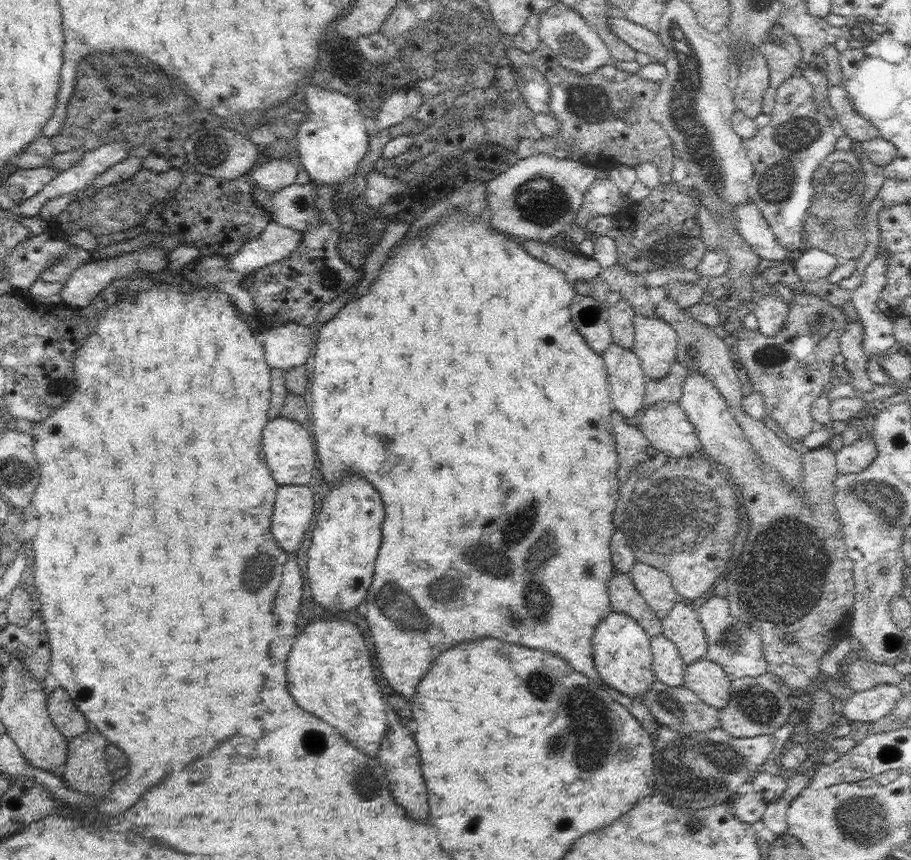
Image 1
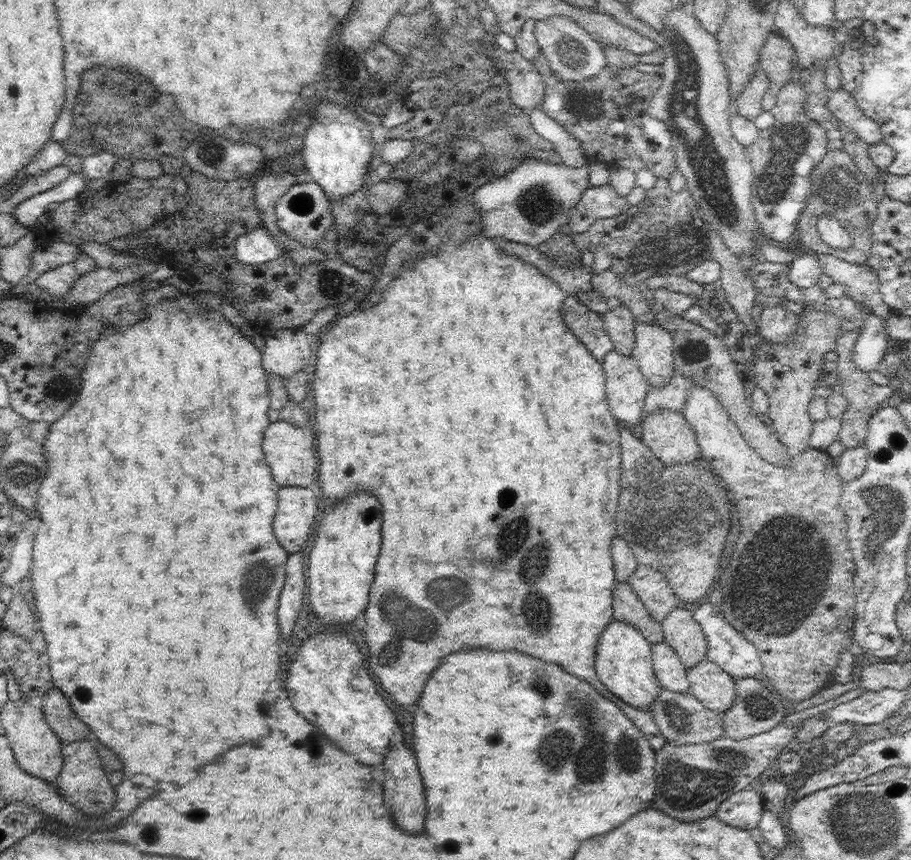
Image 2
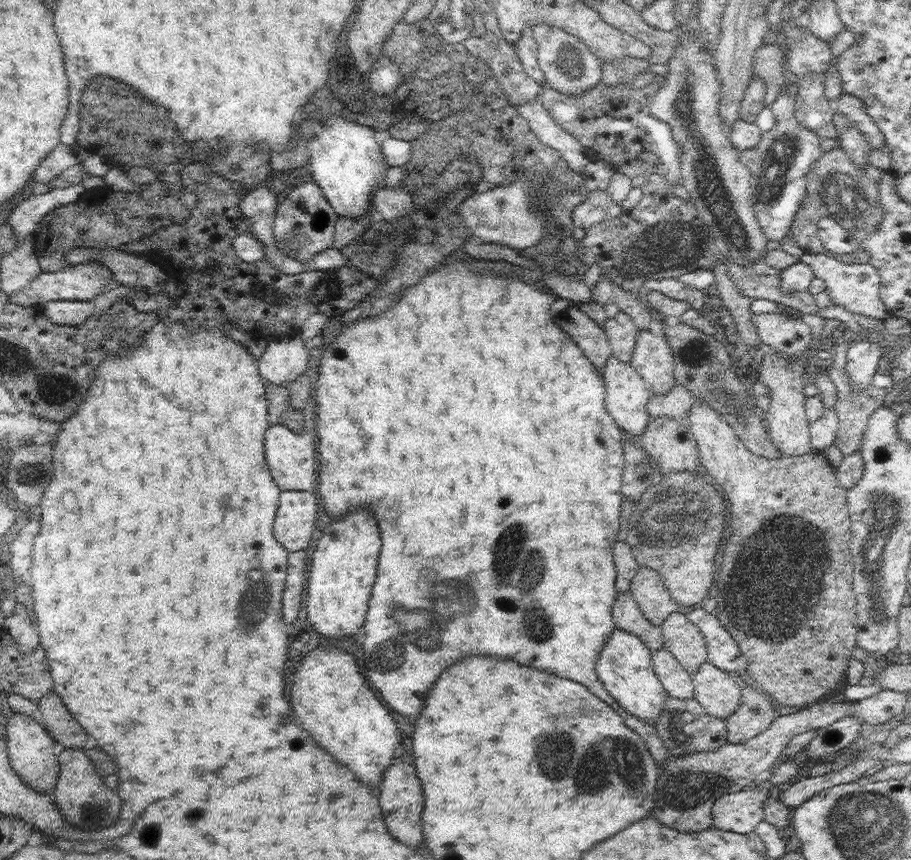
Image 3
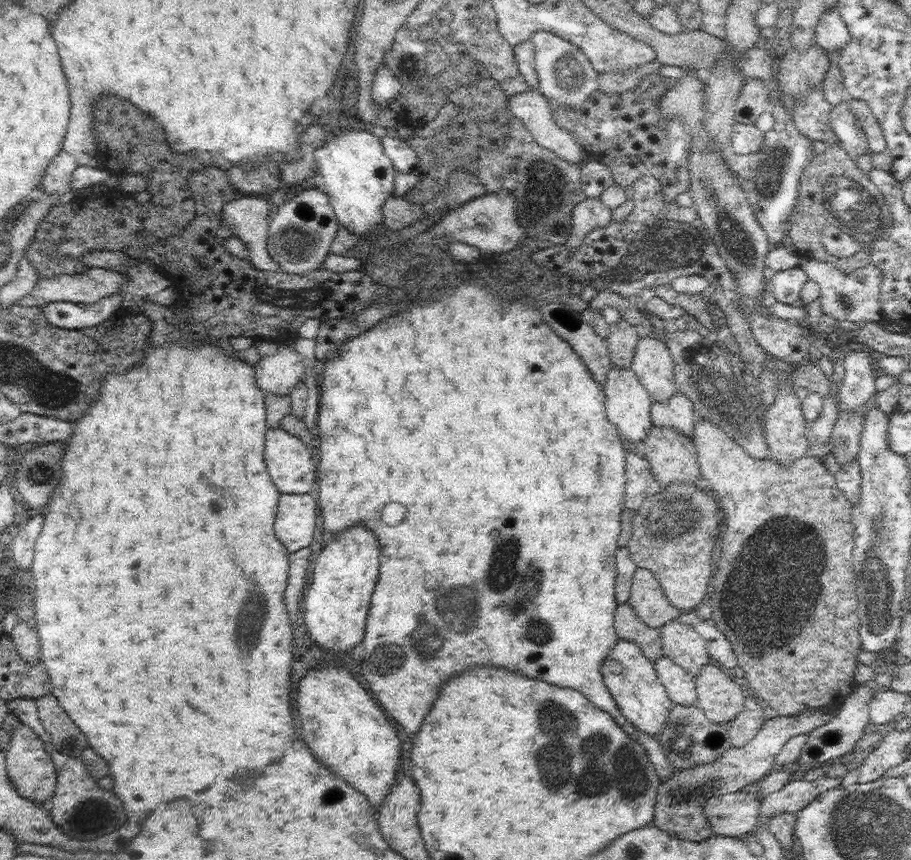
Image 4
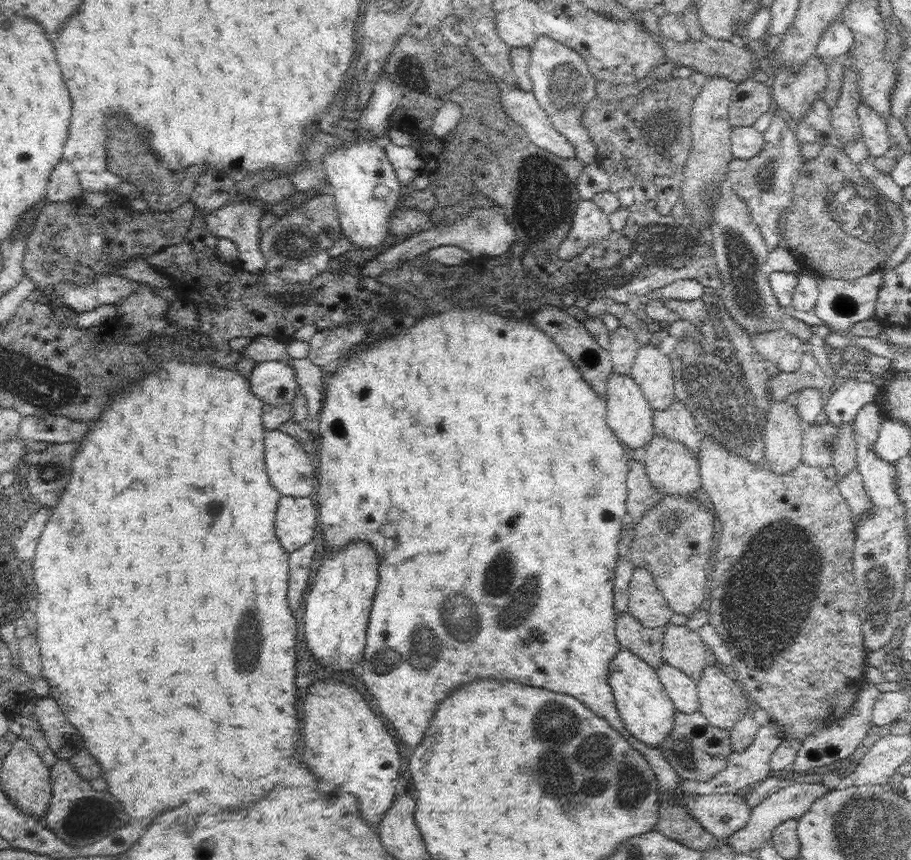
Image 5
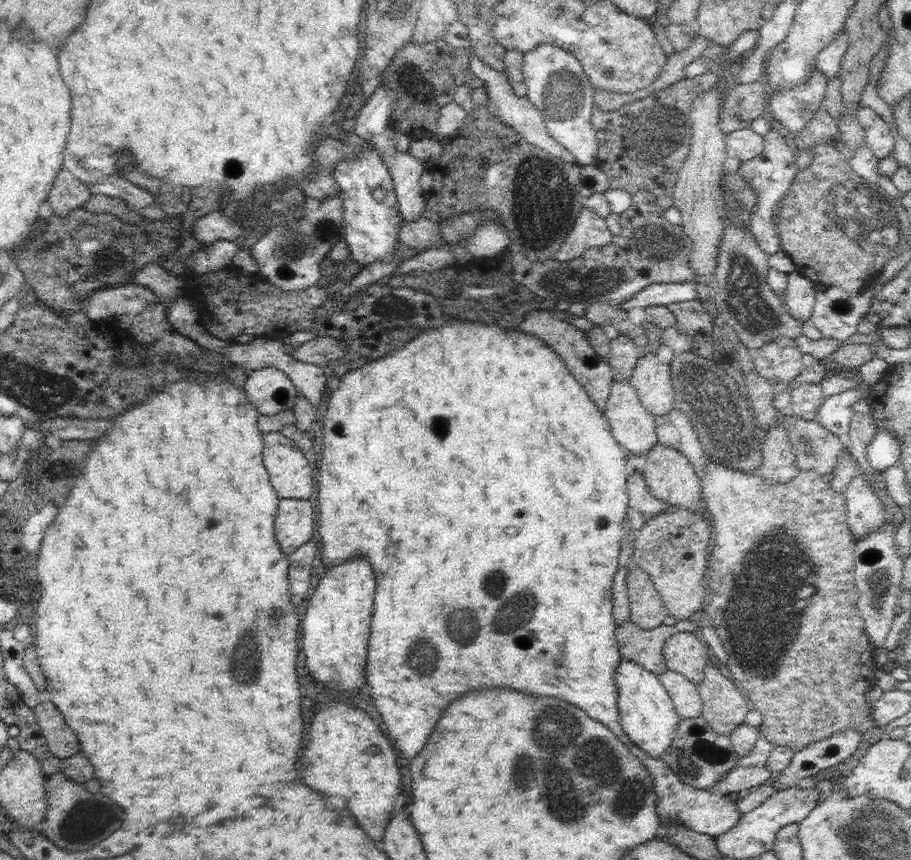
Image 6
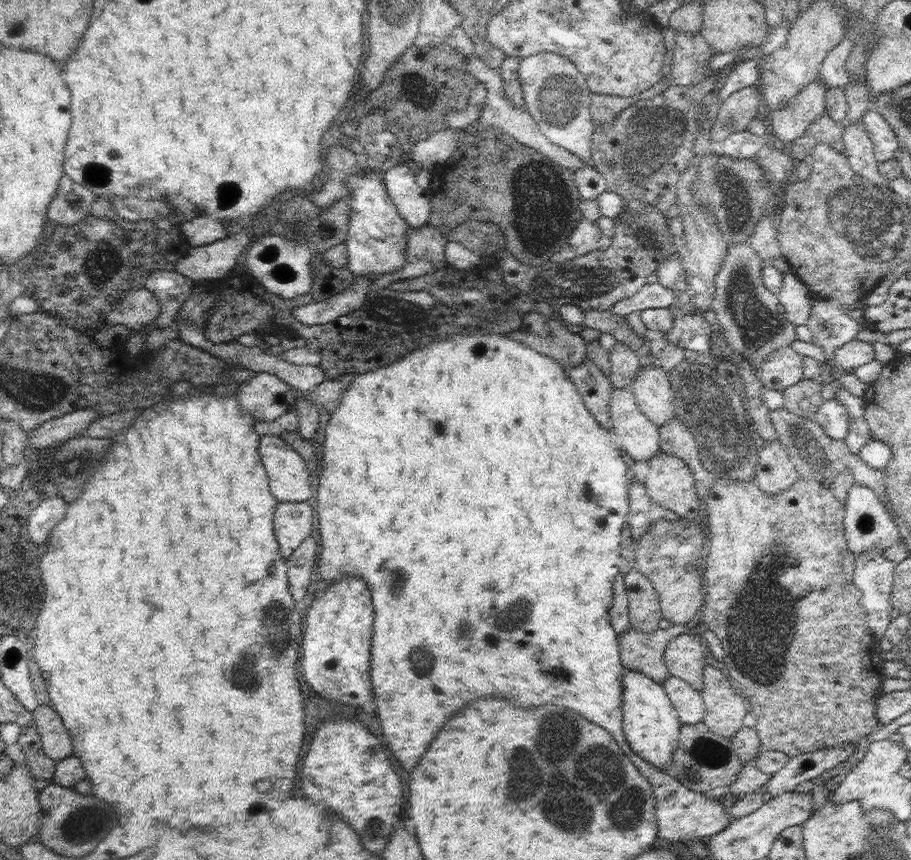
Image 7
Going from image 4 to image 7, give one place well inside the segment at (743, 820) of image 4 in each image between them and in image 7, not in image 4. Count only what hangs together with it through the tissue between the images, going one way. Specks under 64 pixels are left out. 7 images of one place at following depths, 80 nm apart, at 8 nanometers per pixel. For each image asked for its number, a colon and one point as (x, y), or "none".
5: (721, 815)
6: (470, 459)
7: (474, 466)

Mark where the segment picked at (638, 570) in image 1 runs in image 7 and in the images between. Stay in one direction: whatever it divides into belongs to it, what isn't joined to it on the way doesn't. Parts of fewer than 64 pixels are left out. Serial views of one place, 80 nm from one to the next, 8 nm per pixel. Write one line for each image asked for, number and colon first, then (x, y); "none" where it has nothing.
2: (651, 585)
3: (649, 591)
4: (648, 599)
5: (646, 603)
6: (647, 609)
7: (645, 613)

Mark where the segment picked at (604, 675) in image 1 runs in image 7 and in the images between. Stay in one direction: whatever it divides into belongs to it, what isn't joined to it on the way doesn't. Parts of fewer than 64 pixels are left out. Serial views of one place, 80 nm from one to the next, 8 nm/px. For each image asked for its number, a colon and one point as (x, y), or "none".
2: (623, 659)
3: (625, 667)
4: (630, 677)
5: (646, 710)
6: (648, 716)
7: (650, 723)

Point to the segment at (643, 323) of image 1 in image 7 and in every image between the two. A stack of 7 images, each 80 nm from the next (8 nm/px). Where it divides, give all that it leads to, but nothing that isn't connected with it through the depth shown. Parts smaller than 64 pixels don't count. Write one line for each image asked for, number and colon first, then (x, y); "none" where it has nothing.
2: (653, 351)
3: (652, 357)
4: (653, 364)
5: (653, 372)
6: (652, 380)
7: (652, 388)

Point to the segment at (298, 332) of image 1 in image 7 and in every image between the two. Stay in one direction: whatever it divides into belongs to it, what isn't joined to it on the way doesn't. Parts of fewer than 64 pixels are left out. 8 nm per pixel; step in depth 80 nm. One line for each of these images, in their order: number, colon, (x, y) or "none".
2: (286, 351)
3: (286, 357)
4: (279, 374)
5: (274, 382)
6: (268, 389)
7: (265, 396)

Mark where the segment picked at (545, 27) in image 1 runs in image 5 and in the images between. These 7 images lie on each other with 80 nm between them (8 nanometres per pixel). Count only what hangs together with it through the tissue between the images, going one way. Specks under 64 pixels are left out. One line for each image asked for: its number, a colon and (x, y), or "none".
2: (573, 54)
3: (569, 67)
4: (565, 75)
5: (562, 84)

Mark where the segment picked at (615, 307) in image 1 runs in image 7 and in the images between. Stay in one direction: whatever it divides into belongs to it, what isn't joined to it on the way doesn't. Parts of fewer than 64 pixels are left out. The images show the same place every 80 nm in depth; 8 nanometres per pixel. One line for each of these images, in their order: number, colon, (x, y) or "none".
2: (620, 323)
3: (621, 332)
4: (623, 339)
5: (623, 344)
6: (624, 355)
7: (625, 364)

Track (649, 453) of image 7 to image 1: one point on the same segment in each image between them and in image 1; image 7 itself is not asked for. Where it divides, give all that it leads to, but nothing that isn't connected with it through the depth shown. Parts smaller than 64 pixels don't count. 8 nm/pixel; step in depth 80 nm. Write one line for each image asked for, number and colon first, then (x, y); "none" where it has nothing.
1: (626, 380)
2: (625, 386)
3: (627, 394)
4: (628, 404)
5: (630, 416)
6: (633, 426)

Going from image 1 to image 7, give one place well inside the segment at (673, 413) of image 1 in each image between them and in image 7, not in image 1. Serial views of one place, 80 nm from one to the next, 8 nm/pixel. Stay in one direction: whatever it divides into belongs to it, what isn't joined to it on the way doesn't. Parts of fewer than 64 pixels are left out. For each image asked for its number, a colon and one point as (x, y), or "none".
2: (667, 433)
3: (672, 445)
4: (673, 458)
5: (672, 469)
6: (670, 477)
7: (670, 483)

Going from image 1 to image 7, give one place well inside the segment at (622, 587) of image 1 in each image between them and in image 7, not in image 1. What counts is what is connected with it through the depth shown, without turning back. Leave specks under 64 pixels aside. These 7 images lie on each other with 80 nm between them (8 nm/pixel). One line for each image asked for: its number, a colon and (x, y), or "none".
2: (627, 607)
3: (626, 613)
4: (627, 624)
5: (647, 644)
6: (645, 648)
7: (642, 652)

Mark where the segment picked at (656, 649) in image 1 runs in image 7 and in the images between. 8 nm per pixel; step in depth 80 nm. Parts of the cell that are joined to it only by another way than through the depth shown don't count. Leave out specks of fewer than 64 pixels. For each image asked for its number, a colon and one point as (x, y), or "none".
2: (672, 675)
3: (678, 683)
4: (680, 686)
5: (681, 688)
6: (684, 694)
7: (689, 704)

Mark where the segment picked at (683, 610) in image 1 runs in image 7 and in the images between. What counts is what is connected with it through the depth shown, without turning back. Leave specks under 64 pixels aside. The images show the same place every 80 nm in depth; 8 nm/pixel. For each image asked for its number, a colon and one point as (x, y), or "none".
2: (680, 630)
3: (681, 638)
4: (680, 642)
5: (683, 648)
6: (685, 653)
7: (684, 657)

